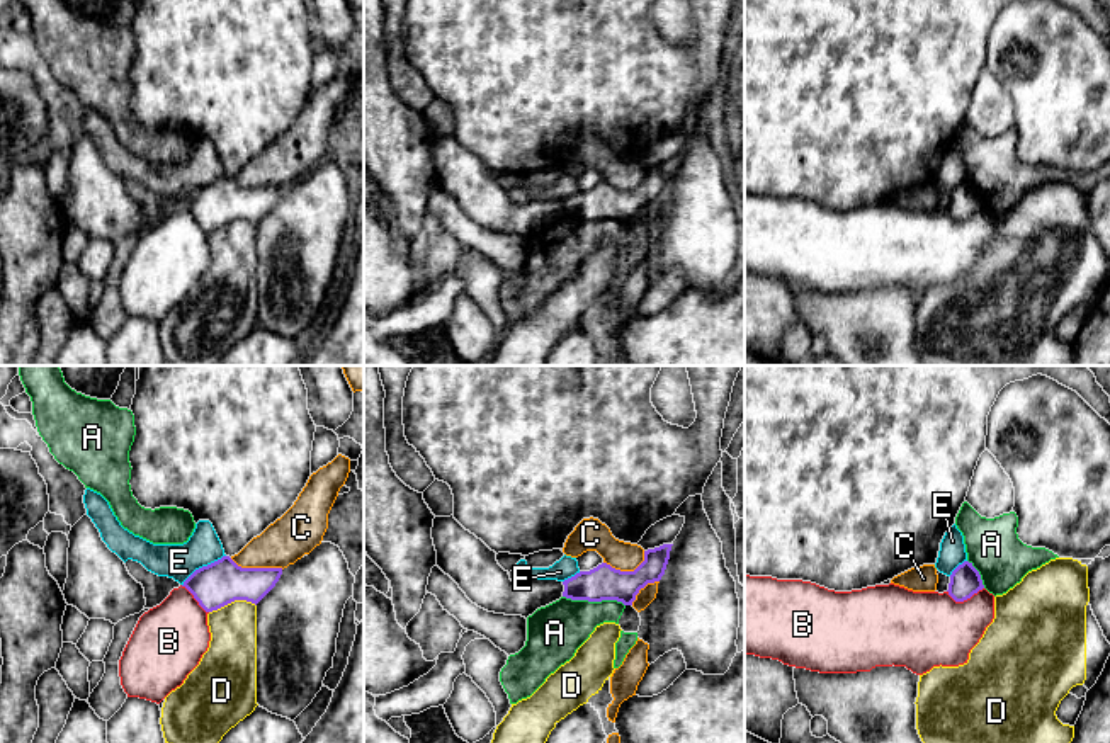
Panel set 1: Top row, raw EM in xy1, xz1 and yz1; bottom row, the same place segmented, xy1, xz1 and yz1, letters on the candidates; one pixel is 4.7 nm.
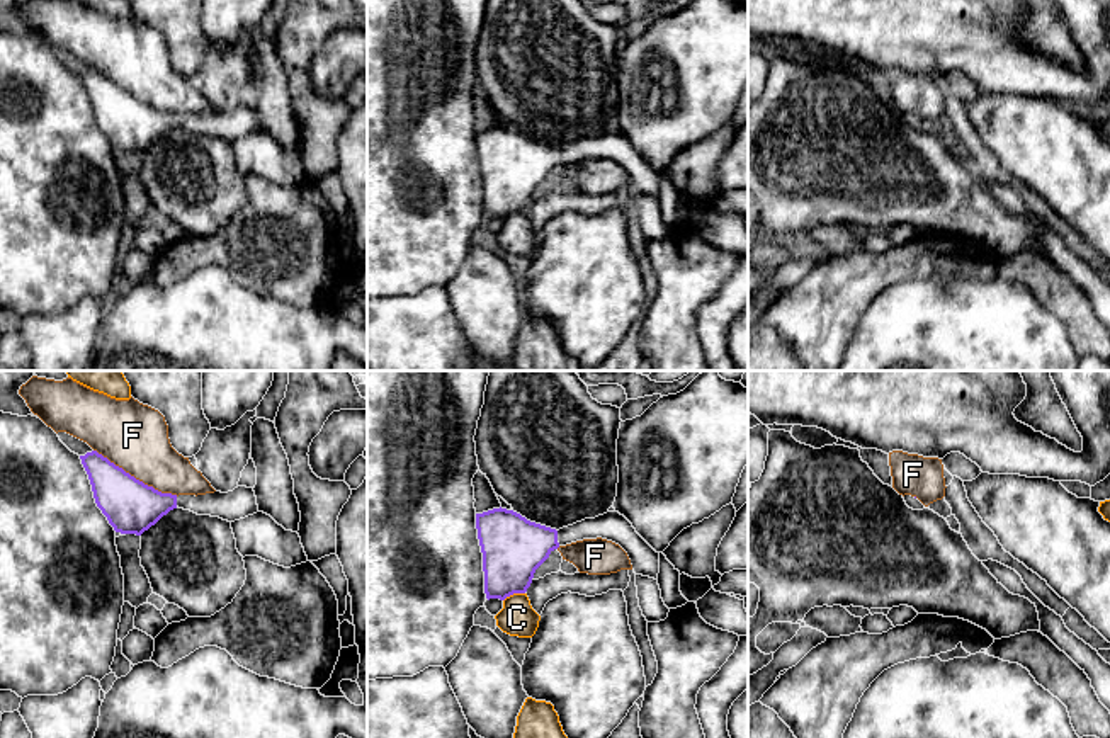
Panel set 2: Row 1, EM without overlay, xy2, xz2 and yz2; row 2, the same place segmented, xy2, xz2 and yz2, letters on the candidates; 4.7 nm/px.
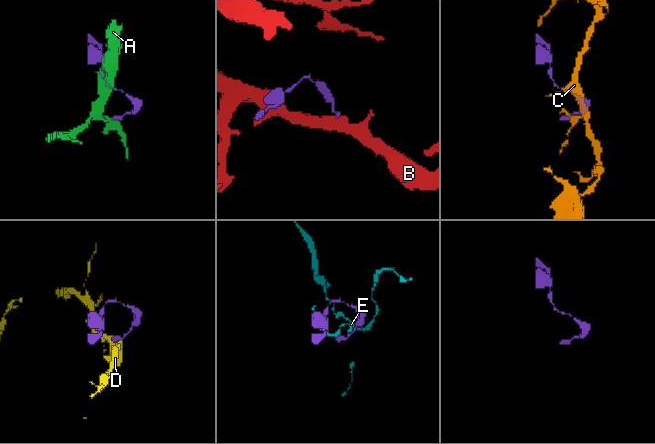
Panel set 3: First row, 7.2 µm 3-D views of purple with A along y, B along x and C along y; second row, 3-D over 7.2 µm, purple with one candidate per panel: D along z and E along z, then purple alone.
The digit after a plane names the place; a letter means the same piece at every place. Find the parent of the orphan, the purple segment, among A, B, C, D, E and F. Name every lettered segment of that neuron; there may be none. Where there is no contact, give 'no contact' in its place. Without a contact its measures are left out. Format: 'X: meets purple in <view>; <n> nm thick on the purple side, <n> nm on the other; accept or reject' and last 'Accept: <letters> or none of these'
A: meets purple in xz1; 160 nm thick on the purple side, 260 nm on the other; reject
B: meets purple in yz1; 140 nm thick on the purple side, 360 nm on the other; reject
C: meets purple in xy1; 200 nm thick on the purple side, 220 nm on the other; reject
D: meets purple in xy1; 200 nm thick on the purple side, 240 nm on the other; reject
E: meets purple in xy1; 200 nm thick on the purple side, 170 nm on the other; reject
F: meets purple in xy2; 260 nm thick on the purple side, 320 nm on the other; reject
Accept: none of these

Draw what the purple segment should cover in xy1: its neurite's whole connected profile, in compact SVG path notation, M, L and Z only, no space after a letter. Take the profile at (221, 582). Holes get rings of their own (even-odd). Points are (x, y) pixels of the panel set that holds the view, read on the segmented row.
M229 556L195 570L185 587L206 612L235 600L258 604L279 581L282 568L241 568Z

